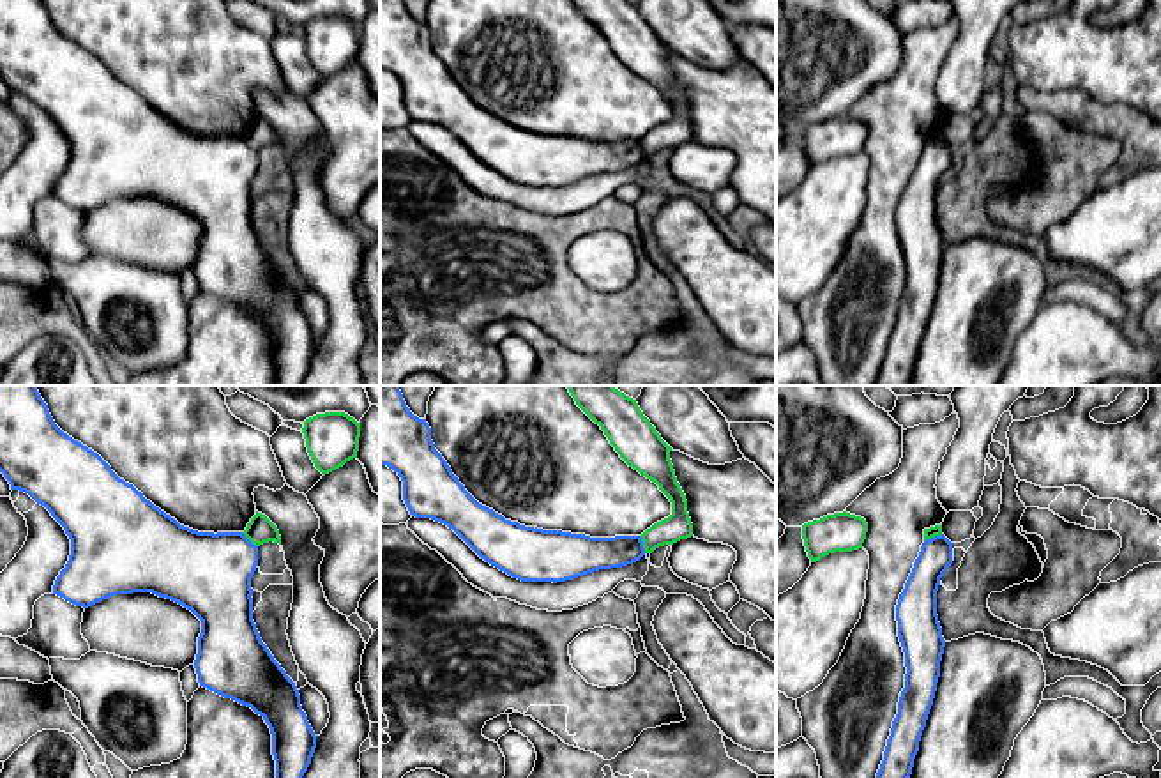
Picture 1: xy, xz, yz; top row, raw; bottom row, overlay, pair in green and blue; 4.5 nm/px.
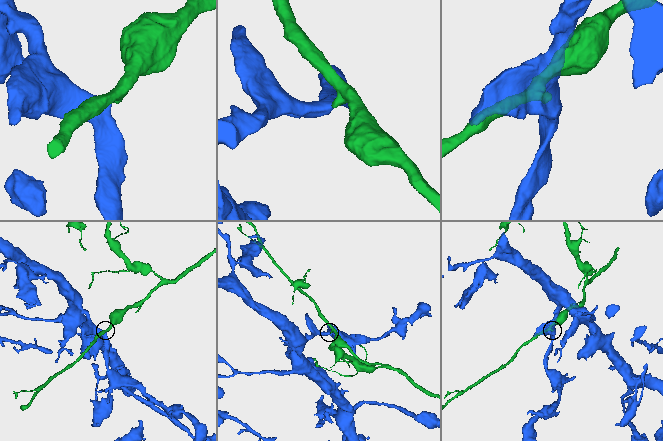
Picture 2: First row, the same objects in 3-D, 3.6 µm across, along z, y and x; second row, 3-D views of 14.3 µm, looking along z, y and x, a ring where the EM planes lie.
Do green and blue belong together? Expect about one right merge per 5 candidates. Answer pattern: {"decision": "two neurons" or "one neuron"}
{"decision": "two neurons"}

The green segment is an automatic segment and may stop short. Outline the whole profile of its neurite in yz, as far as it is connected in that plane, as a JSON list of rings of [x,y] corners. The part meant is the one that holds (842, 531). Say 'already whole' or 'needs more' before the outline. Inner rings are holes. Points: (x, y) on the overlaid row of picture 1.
already whole; [[[846,511],[827,515],[802,525],[802,539],[811,562],[834,552],[862,548],[866,532],[866,520]]]

